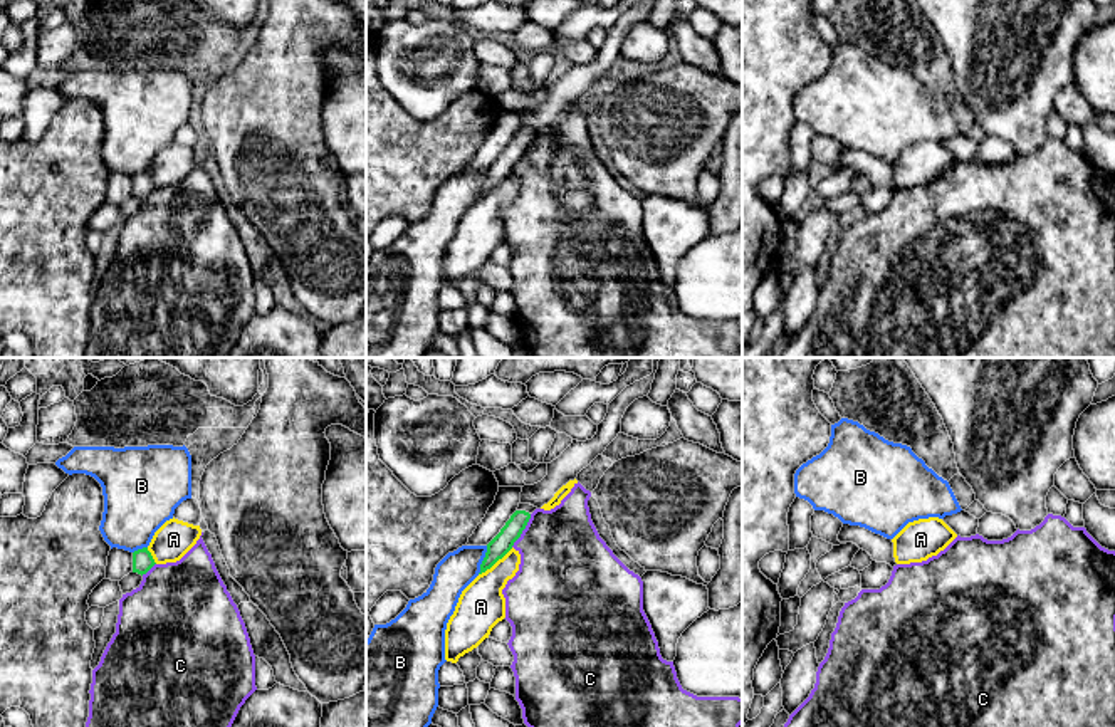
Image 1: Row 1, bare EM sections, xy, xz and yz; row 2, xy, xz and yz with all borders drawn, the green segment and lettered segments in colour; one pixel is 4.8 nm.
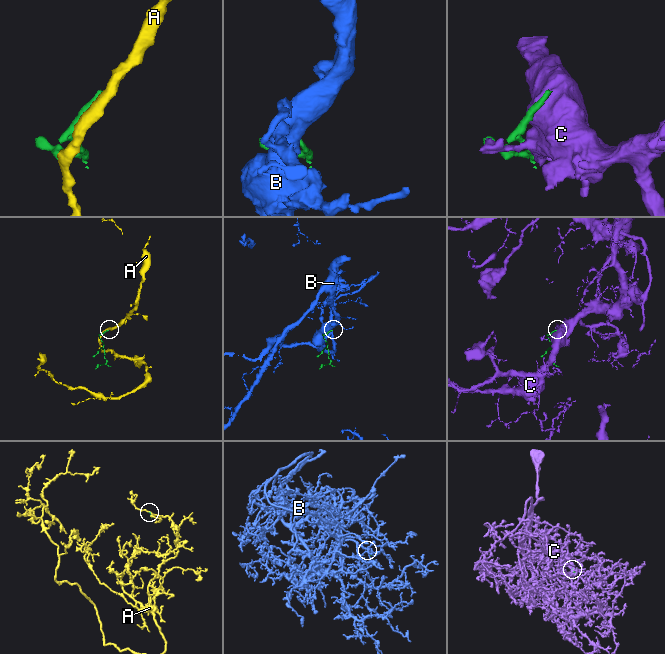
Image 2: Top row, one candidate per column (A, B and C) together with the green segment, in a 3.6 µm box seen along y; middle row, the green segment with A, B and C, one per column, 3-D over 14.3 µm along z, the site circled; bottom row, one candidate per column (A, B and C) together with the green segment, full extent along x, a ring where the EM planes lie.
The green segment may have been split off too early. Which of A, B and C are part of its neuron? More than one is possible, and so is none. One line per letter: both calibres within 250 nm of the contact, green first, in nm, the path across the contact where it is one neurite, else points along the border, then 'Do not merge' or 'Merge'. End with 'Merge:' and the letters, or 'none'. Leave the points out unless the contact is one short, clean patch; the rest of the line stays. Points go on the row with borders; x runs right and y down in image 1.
A: Thickness 100 nm (green) against 220 nm. Do not merge
B: Thickness 100 nm (green) against 180 nm. Do not merge
C: Thickness 100 nm (green) against 420 nm. Do not merge
Merge: none

